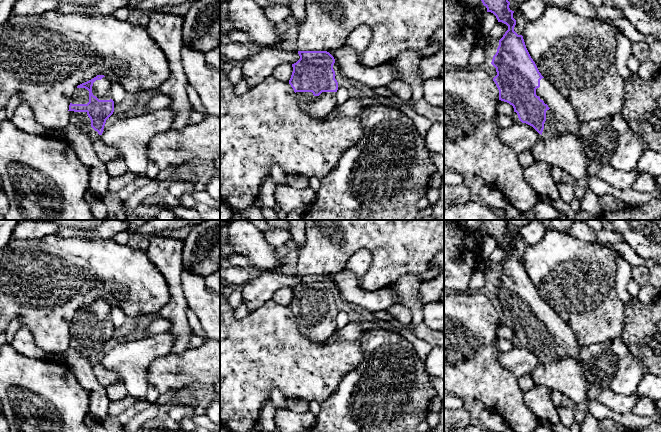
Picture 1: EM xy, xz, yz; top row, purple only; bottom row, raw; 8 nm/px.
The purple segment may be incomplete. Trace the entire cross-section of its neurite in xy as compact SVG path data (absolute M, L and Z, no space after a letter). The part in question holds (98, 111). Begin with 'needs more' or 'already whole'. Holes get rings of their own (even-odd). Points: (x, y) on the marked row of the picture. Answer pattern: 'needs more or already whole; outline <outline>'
needs more; outline M104 75L77 86L70 99L69 123L87 134L94 142L101 138L106 120L114 112L111 82Z

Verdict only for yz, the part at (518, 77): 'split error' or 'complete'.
split error

